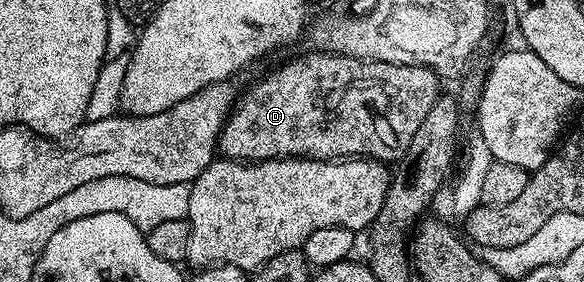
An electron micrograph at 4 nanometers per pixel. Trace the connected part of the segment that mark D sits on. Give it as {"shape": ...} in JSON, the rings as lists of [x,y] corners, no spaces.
{"shape":[[[317,49],[311,50],[311,55],[302,55],[275,71],[270,71],[259,83],[251,85],[247,91],[237,100],[236,106],[226,118],[222,126],[222,135],[218,139],[218,151],[227,159],[235,161],[257,161],[260,159],[288,159],[301,157],[303,159],[349,159],[361,157],[364,159],[379,159],[387,165],[401,160],[402,154],[408,149],[412,141],[412,133],[424,121],[424,116],[431,111],[432,105],[436,105],[440,94],[440,77],[430,67],[420,65],[392,65],[391,63],[374,63],[370,59],[353,59],[347,55],[335,55]]]}

